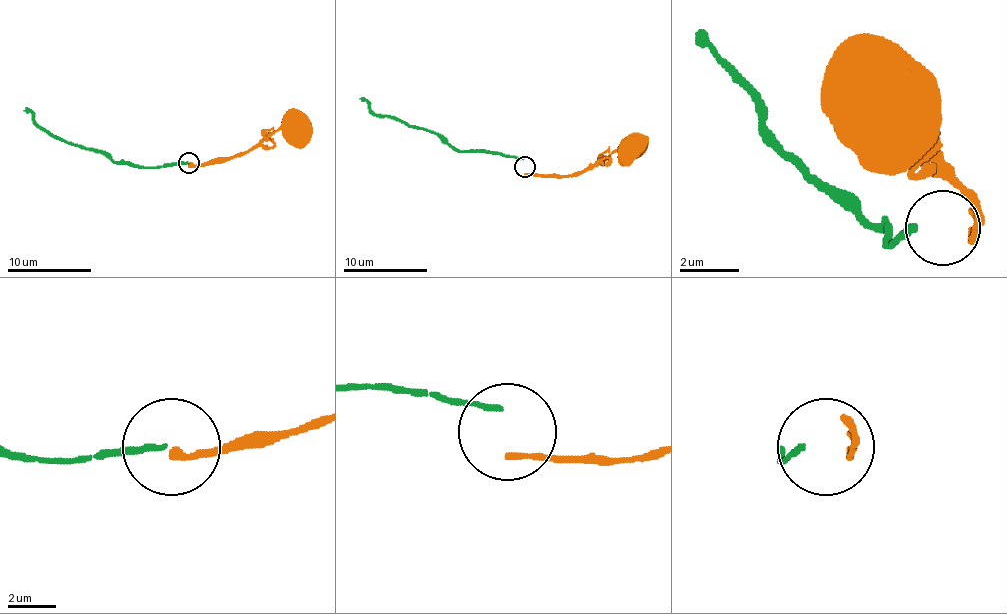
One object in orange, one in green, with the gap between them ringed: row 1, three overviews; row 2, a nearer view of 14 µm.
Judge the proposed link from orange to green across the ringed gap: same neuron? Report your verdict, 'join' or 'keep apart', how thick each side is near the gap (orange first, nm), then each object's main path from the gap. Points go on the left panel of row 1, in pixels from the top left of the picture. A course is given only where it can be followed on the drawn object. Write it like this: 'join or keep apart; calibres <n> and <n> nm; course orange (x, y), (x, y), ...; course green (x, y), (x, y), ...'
join; calibres 320 and 240 nm; course orange (189, 163), (208, 165), (239, 157), (277, 130), (295, 128); course green (187, 163), (166, 163), (156, 167), (118, 163), (99, 151), (74, 146), (47, 134), (26, 107)

